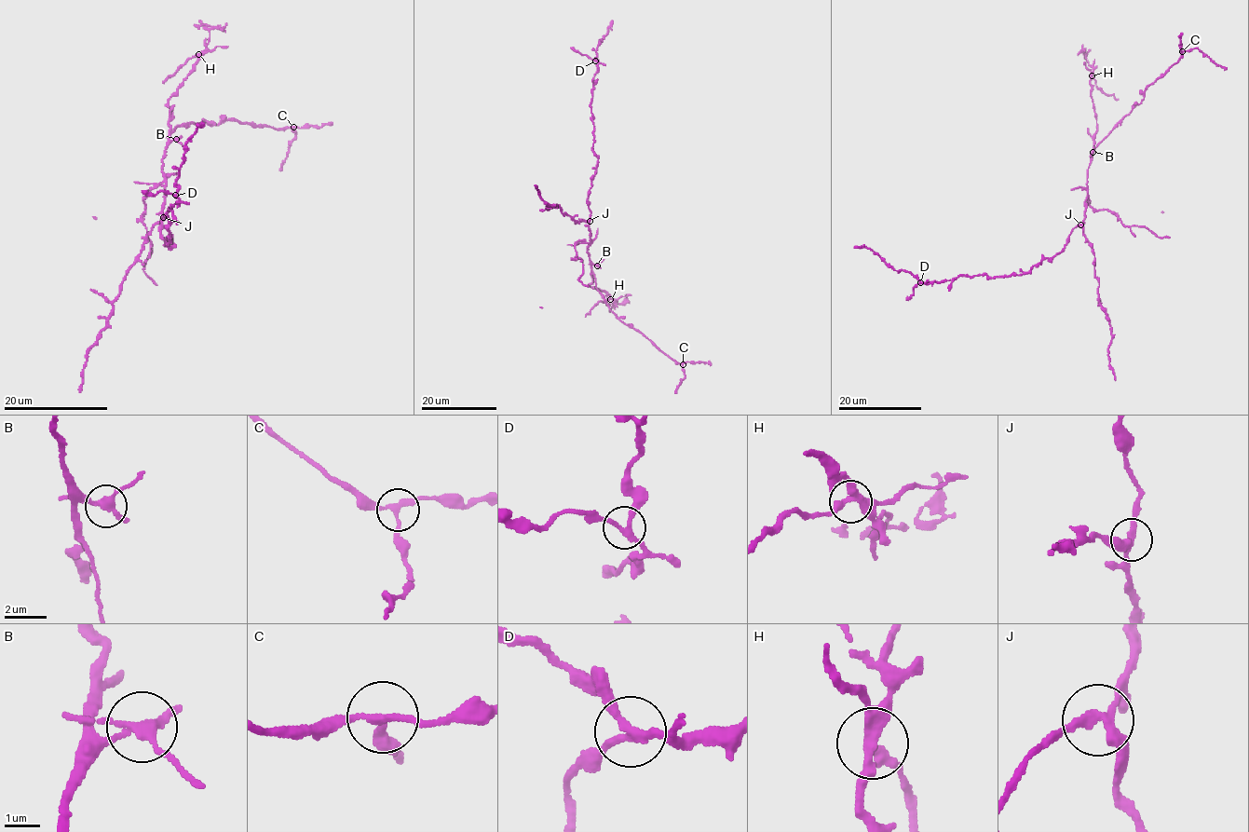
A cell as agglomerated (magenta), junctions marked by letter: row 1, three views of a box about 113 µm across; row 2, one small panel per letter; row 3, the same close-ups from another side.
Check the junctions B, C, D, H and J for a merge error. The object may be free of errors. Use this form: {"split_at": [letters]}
{"split_at": ["B"]}

